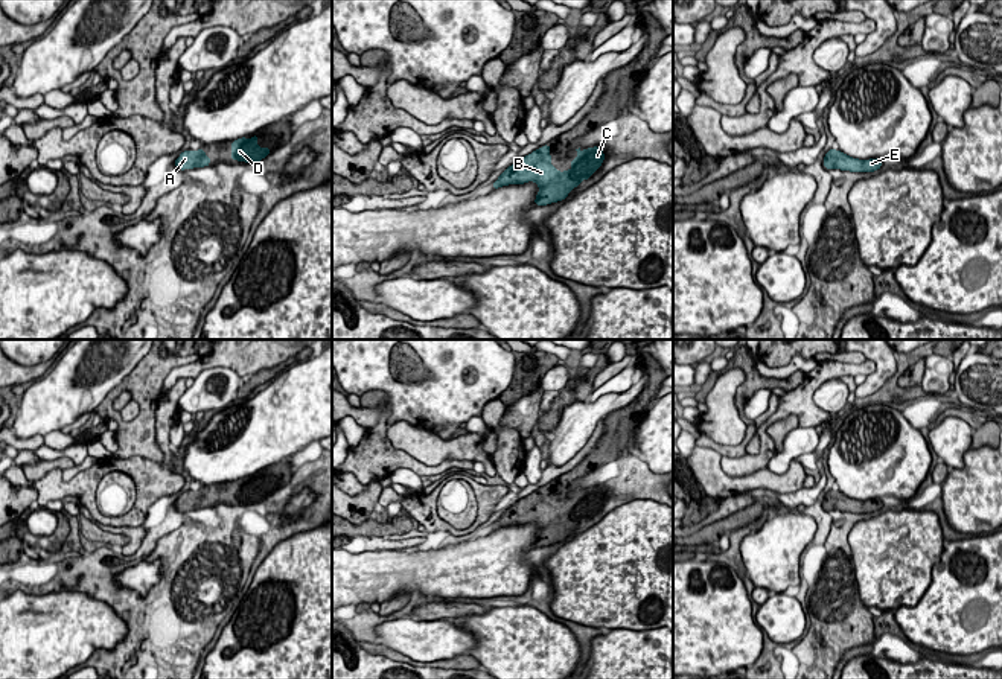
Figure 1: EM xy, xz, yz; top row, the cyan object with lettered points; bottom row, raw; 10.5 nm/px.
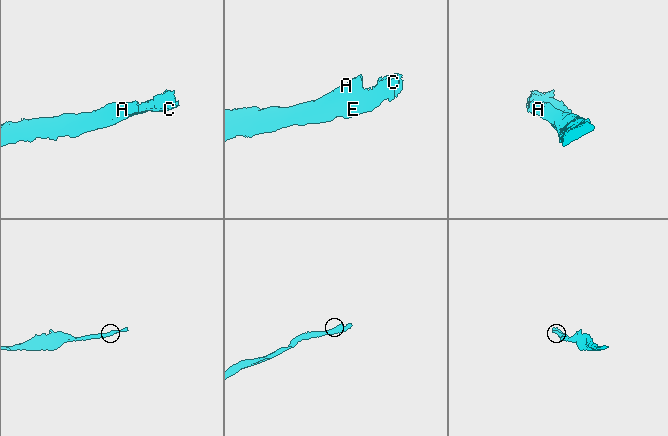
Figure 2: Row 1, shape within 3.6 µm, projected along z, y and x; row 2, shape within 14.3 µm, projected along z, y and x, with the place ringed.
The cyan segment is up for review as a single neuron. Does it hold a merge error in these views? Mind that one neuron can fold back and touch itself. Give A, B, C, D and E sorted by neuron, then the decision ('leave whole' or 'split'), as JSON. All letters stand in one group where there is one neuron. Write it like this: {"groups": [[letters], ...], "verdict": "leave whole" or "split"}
{"groups": [["A", "B", "C", "D", "E"]], "verdict": "leave whole"}

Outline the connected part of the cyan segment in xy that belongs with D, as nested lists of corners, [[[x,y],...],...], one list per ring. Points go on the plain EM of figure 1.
[[[254,475],[251,481],[248,481],[247,478],[233,481],[233,484],[230,486],[231,489],[230,501],[236,501],[236,502],[242,501],[247,505],[250,505],[250,504],[260,502],[268,495],[271,495],[270,489],[257,487],[257,478],[259,477]]]

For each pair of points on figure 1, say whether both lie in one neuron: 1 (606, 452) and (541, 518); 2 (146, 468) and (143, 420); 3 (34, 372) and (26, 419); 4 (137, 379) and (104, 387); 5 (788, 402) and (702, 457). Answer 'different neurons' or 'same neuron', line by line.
1: same neuron
2: different neurons
3: different neurons
4: different neurons
5: different neurons

